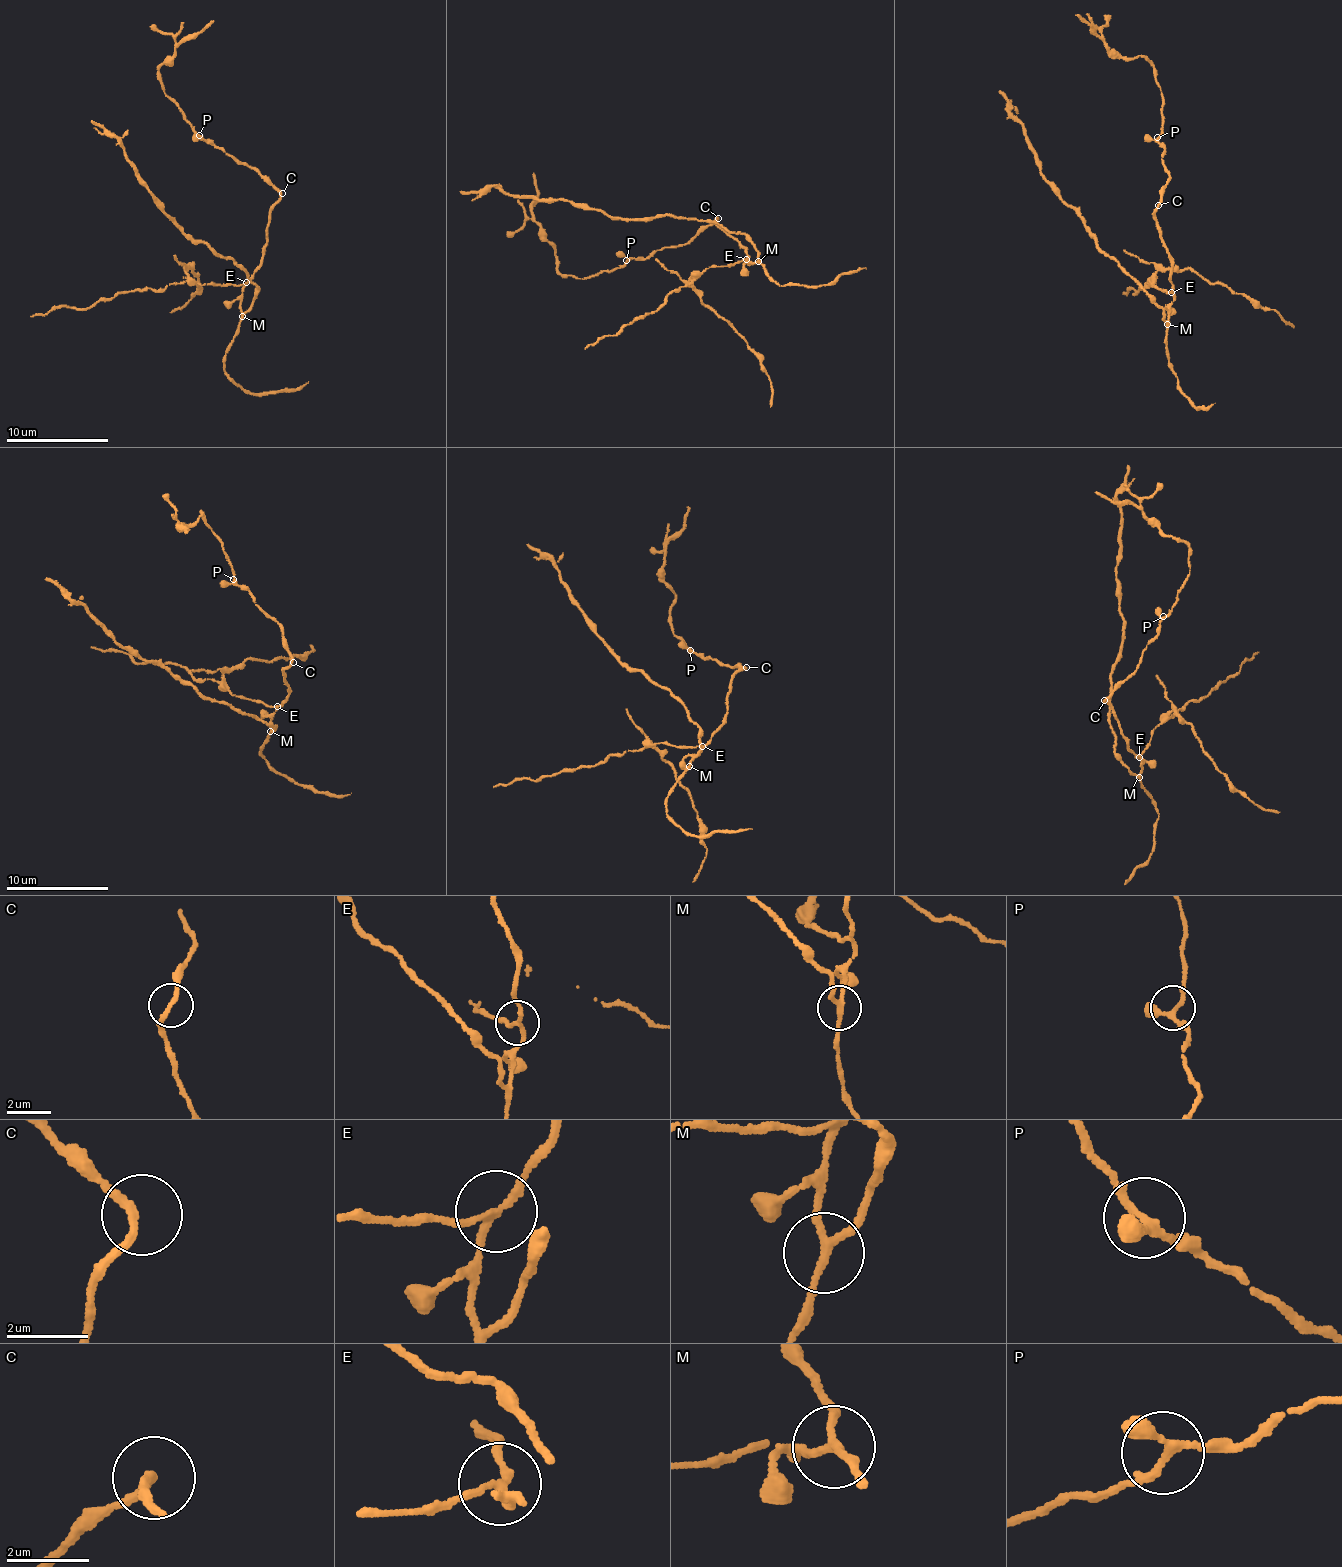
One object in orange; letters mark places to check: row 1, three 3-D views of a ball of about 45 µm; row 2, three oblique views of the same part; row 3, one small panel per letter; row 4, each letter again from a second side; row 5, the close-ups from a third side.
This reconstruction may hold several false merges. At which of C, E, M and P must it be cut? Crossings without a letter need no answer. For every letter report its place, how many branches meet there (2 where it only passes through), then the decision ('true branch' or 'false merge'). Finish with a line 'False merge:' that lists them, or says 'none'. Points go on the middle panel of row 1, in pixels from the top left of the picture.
C: place (718, 218); branches 2; true branch
E: place (746, 259); branches 3; false merge
M: place (758, 261); branches 3; false merge
P: place (626, 260); branches 3; true branch
False merge: E, M

